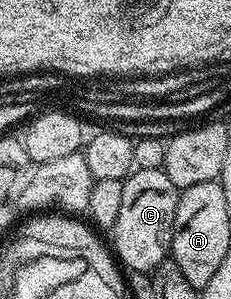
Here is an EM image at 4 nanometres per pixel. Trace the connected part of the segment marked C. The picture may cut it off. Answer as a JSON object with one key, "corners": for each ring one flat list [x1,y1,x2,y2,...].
{"corners":[[136,168,123,181,122,207,118,222,110,229,114,256,125,269,132,272,155,273,164,260,169,259,174,234,174,214,178,210,181,189,163,170]]}

